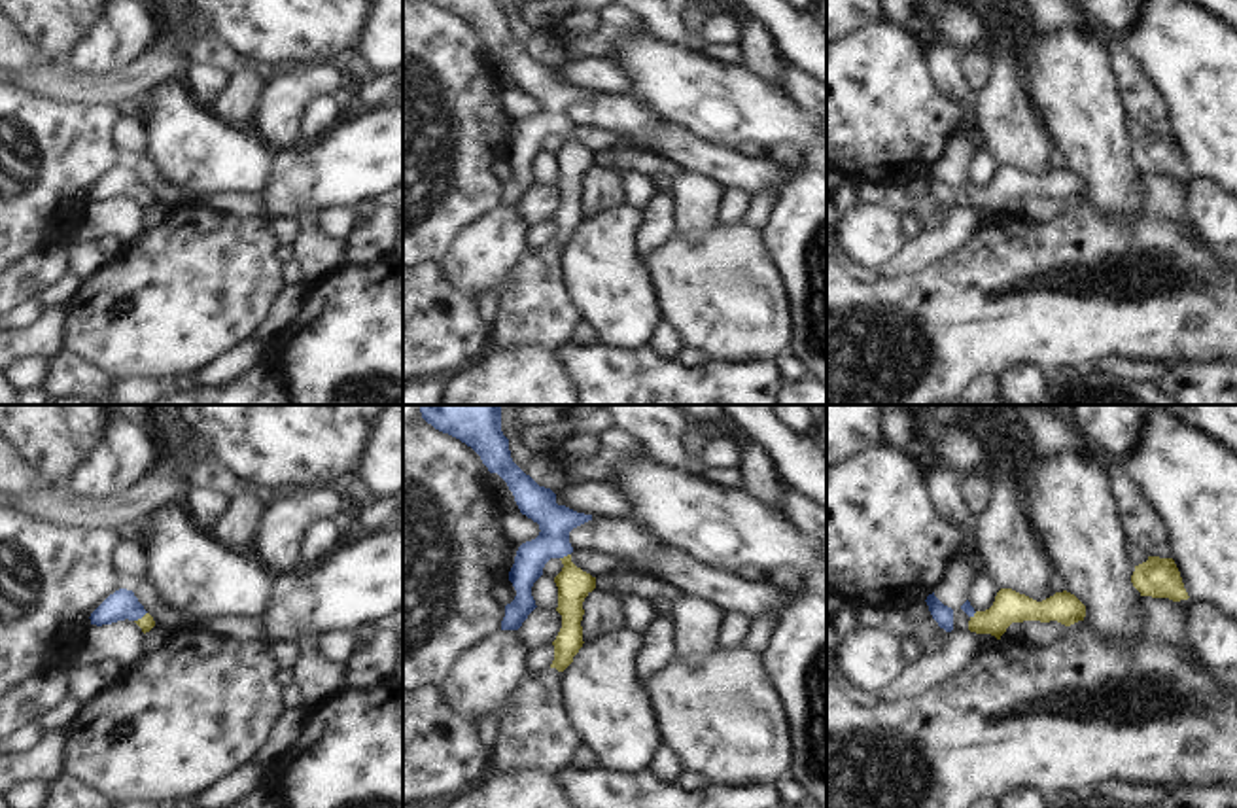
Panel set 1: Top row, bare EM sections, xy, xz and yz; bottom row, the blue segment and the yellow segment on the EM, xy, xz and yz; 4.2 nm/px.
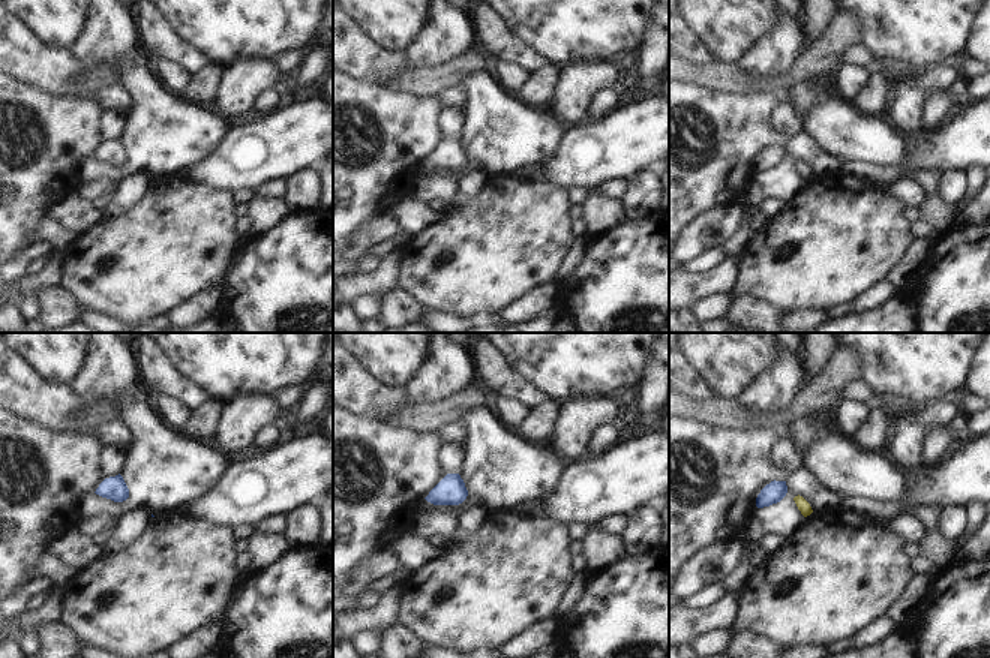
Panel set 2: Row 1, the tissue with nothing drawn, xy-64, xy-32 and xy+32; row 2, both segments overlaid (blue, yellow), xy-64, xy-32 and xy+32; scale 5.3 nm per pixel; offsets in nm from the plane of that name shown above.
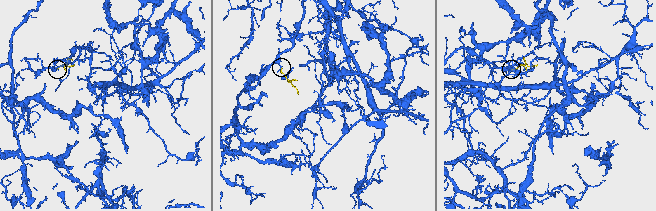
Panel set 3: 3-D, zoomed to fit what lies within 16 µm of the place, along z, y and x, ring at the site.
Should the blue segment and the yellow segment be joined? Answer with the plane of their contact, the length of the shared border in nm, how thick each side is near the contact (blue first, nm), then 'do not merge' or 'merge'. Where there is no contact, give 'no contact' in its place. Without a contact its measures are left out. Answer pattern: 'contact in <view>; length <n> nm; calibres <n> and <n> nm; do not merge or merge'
contact in xy; length 70 nm; calibres 120 and 70 nm; merge

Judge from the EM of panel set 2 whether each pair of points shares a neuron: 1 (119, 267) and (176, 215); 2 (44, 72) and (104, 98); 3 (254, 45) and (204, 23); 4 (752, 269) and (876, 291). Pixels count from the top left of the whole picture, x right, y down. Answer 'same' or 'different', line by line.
1: same
2: same
3: same
4: different

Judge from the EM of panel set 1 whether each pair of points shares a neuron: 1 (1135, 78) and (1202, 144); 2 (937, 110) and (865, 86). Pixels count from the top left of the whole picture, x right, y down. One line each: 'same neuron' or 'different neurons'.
1: different neurons
2: same neuron

